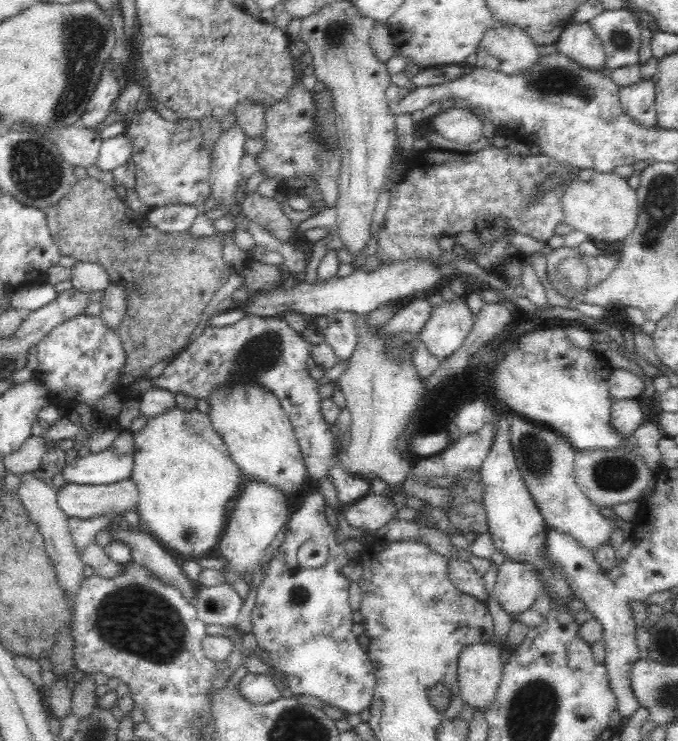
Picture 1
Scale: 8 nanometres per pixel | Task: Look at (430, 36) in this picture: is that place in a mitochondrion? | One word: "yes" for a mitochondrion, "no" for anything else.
no

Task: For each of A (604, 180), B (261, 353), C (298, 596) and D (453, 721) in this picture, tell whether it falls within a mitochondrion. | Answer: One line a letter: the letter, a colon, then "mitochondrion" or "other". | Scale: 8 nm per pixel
A: other
B: mitochondrion
C: mitochondrion
D: other

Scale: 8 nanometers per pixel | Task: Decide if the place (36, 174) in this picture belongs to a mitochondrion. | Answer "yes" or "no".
yes

